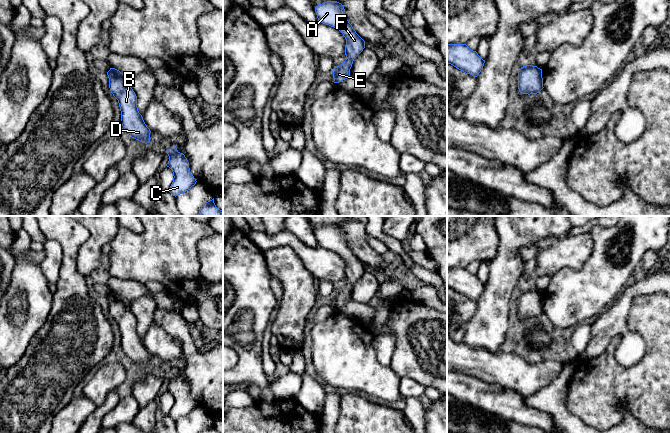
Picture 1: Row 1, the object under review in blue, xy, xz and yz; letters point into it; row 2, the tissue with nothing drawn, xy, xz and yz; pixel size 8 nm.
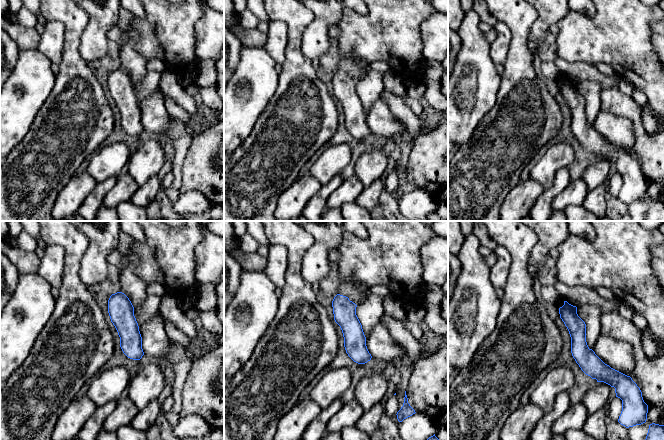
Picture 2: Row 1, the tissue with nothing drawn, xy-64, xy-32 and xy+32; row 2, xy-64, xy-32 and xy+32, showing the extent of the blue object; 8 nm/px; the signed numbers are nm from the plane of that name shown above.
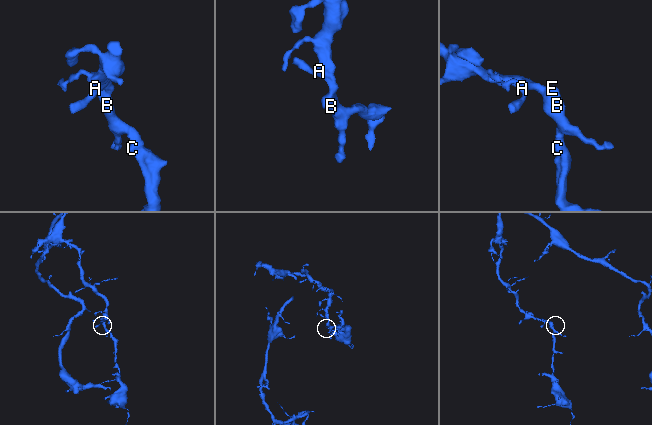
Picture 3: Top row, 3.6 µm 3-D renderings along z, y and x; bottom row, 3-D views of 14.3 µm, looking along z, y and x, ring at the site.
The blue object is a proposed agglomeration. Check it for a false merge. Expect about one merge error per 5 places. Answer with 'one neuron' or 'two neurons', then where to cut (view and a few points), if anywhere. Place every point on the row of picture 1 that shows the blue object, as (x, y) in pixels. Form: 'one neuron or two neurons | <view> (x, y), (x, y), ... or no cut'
one neuron | no cut

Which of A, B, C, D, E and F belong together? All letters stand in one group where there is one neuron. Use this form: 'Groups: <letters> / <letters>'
Groups: A B C D E F

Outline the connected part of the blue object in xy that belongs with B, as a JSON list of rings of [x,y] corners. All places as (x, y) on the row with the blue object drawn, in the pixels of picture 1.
[[[110,68],[107,75],[110,91],[119,103],[122,126],[132,138],[149,143],[151,131],[138,111],[137,96],[130,86],[130,77],[115,68]]]

